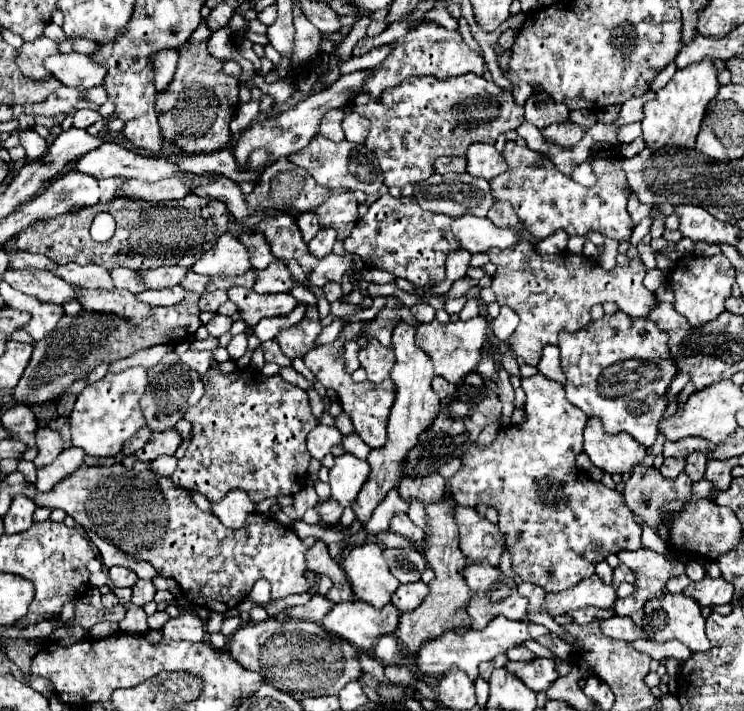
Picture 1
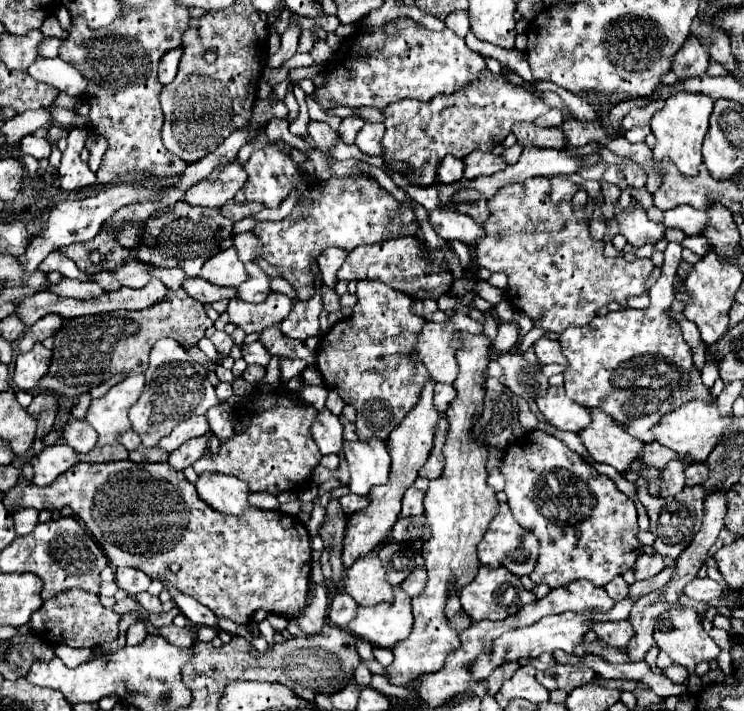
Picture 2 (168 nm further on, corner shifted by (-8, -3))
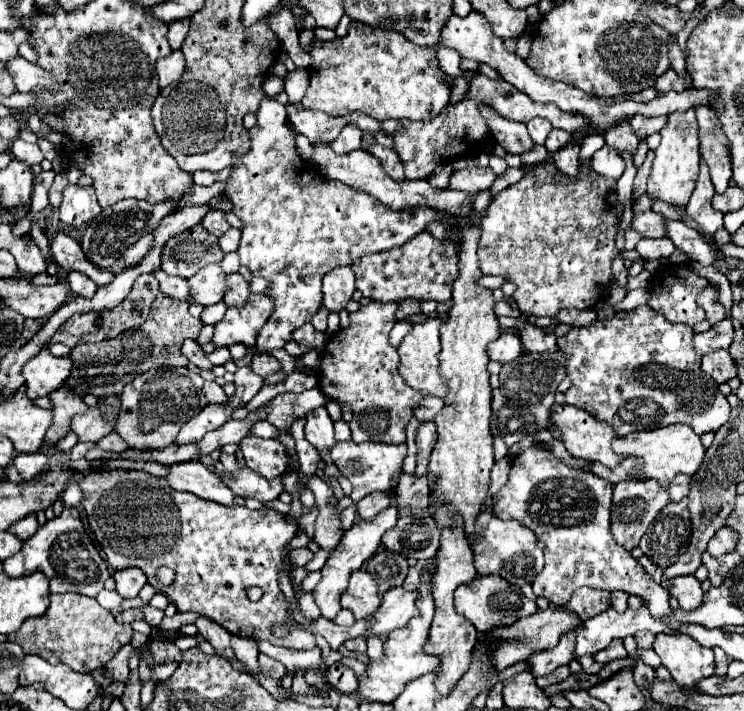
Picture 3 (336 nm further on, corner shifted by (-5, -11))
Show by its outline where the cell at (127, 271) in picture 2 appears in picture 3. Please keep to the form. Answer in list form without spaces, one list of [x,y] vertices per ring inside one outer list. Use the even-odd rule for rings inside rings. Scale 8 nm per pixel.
[[[57,233],[51,241],[51,253],[55,263],[63,269],[63,271],[79,271],[87,277],[91,277],[97,285],[109,283],[113,279],[113,271],[101,271],[97,269],[85,255],[83,249],[79,247],[79,241],[73,239],[67,233]]]

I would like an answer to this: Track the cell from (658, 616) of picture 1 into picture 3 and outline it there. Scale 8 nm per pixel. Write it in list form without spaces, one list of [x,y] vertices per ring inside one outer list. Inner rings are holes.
[[[659,633],[653,641],[653,651],[661,657],[661,663],[679,685],[693,687],[699,679],[715,673],[713,651],[701,647],[689,635]]]

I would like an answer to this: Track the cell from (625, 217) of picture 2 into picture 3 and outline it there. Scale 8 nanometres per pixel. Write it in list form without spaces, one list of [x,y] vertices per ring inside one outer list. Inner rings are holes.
[[[661,237],[661,239],[641,239],[635,249],[647,261],[647,259],[661,259],[661,257],[667,259],[675,251],[675,245],[667,237]]]

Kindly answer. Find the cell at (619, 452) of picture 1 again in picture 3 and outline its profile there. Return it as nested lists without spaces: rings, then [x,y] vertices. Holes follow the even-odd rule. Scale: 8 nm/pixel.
[[[553,405],[549,411],[549,421],[551,425],[555,425],[561,433],[561,439],[565,443],[565,449],[577,457],[577,459],[587,459],[587,461],[599,461],[605,467],[613,469],[617,467],[625,457],[623,455],[615,455],[611,451],[611,441],[615,439],[615,431],[611,431],[611,427],[607,423],[597,421],[593,415],[589,415],[587,411],[573,407],[573,405]]]

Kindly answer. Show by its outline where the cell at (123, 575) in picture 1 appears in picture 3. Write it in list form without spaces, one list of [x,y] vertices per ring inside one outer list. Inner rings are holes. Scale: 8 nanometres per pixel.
[[[129,567],[129,569],[121,569],[121,571],[115,571],[113,573],[113,579],[117,581],[117,591],[119,595],[123,595],[125,599],[131,599],[131,597],[137,597],[139,591],[143,589],[143,585],[147,583],[147,577],[141,569],[137,567]]]

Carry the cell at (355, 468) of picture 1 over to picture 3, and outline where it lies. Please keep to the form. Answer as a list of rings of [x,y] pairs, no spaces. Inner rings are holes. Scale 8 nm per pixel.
[[[335,443],[331,449],[331,459],[333,465],[341,471],[341,475],[345,475],[351,485],[353,485],[353,493],[351,493],[351,501],[353,505],[363,499],[363,495],[369,495],[371,491],[389,491],[397,485],[399,475],[401,475],[401,467],[403,467],[403,459],[407,455],[407,445],[399,443]]]

